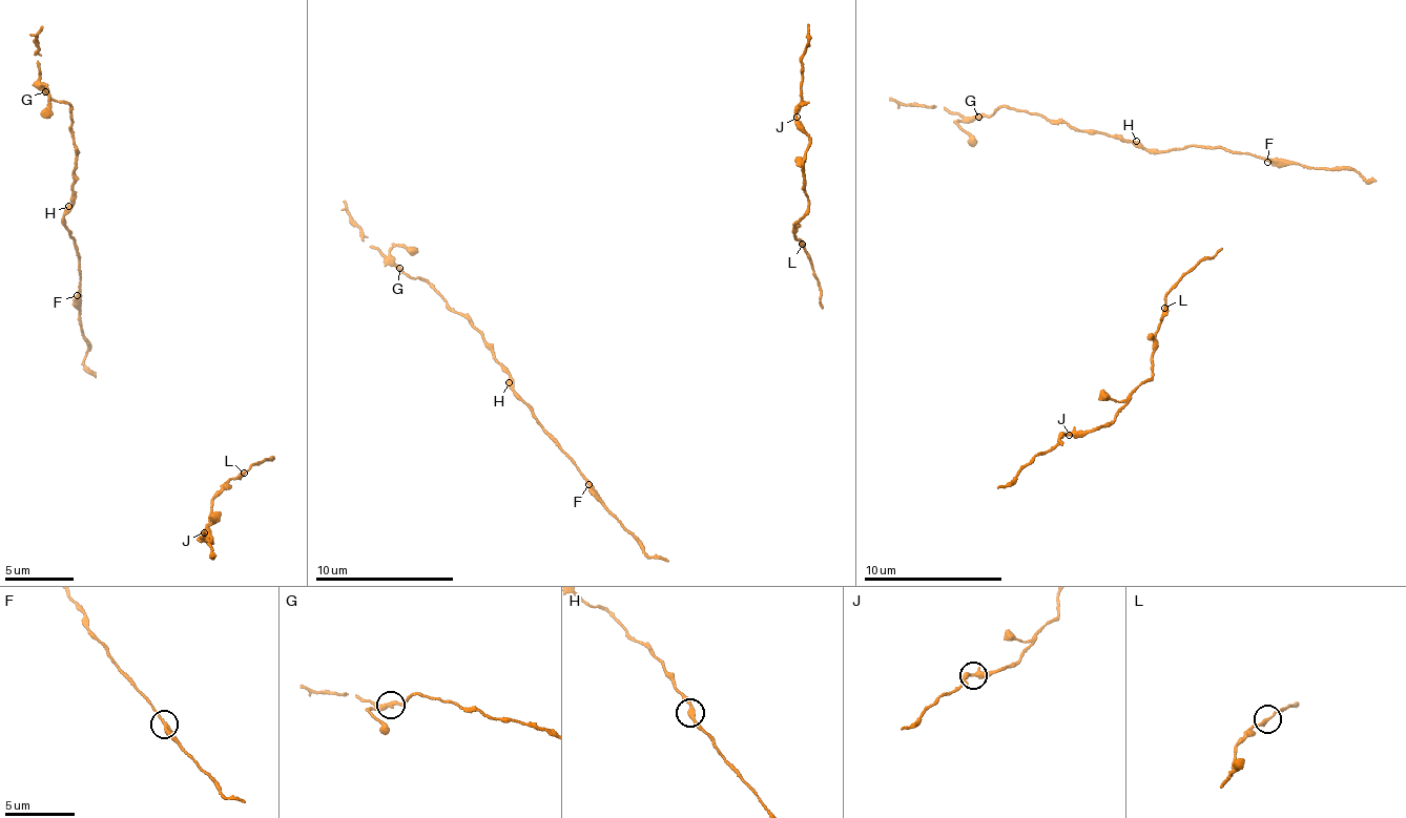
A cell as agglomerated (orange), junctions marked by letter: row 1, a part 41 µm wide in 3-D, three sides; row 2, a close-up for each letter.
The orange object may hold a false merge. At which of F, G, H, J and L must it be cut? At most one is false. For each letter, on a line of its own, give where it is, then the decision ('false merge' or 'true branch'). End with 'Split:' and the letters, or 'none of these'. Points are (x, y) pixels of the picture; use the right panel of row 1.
F: place (1267, 162); true branch
G: place (978, 117); true branch
H: place (1136, 141); true branch
J: place (1069, 435); true branch
L: place (1164, 308); true branch
Split: none of these

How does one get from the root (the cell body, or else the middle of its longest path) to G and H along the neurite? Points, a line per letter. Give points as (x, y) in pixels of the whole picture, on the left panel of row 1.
G: (81, 294), (81, 259), (63, 213), (75, 204), (74, 170), (79, 153), (68, 105), (47, 99), (45, 91)
H: (81, 294), (81, 259), (63, 213), (68, 206)

